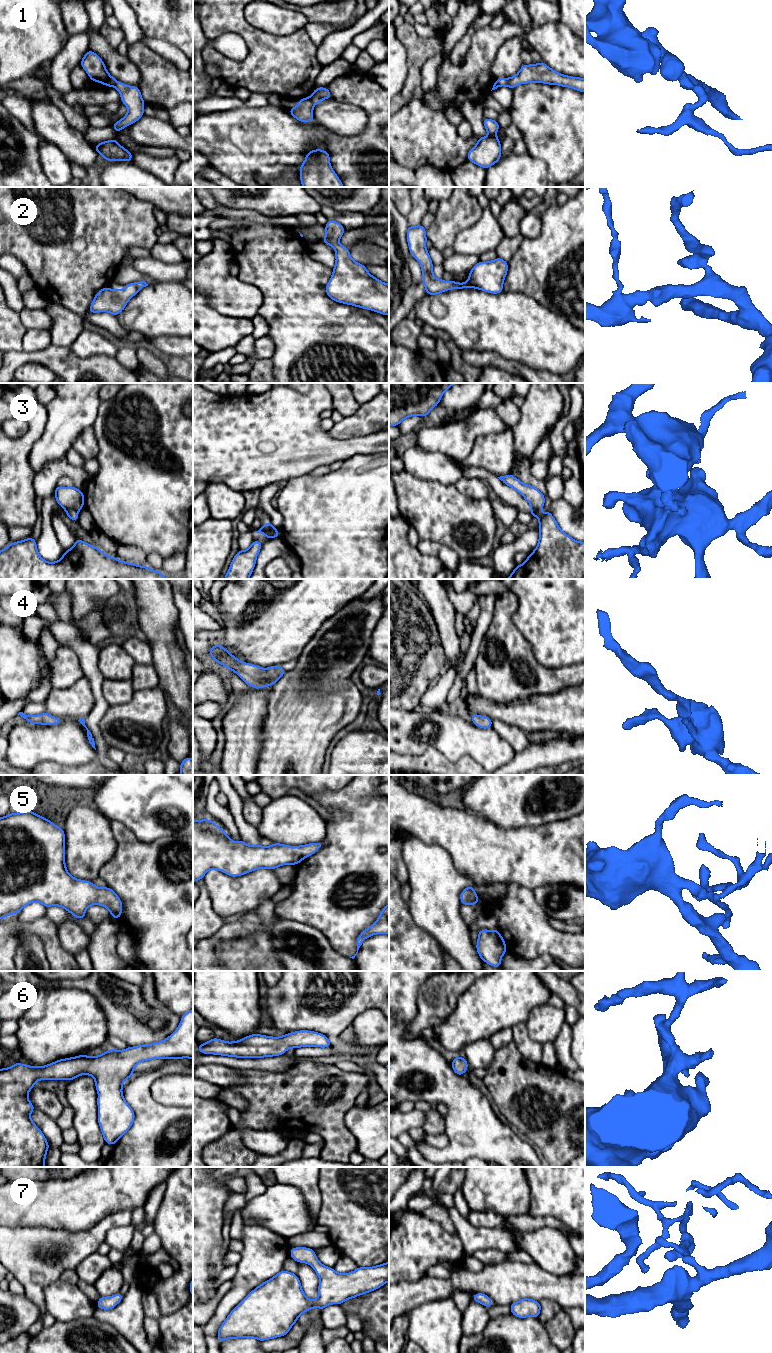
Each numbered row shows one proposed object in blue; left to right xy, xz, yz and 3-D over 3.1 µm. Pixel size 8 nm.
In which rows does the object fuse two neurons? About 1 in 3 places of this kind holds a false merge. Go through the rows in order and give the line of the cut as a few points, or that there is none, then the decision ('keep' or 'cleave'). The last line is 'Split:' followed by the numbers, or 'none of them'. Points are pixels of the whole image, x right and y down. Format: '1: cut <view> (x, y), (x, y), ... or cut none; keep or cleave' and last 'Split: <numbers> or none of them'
1: cut xz (308, 97), (314, 104); cleave
2: cut none; keep
3: cut xz (262, 526), (266, 531), (271, 531); cleave
4: cut none; keep
5: cut none; keep
6: cut none; keep
7: cut none; keep
Split: 1, 3

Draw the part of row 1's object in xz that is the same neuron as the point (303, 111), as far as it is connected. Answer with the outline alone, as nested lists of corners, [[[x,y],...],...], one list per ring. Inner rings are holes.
[[[309,97],[299,99],[298,105],[296,107],[290,108],[289,113],[300,120],[302,123],[309,123],[314,119],[313,107],[314,103],[310,100]]]

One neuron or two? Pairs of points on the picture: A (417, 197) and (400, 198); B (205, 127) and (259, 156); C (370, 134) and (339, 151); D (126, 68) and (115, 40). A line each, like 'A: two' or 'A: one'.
A: two
B: one
C: one
D: two

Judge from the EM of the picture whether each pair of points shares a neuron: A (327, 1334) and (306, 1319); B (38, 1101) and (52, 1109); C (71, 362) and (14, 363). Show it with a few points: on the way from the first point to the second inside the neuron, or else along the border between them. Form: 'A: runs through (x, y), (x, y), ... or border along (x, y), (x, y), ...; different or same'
A: border along (321, 1330), (323, 1342); different
B: runs through (41, 1101), (49, 1107); same
C: runs through (57, 358), (28, 357); same

